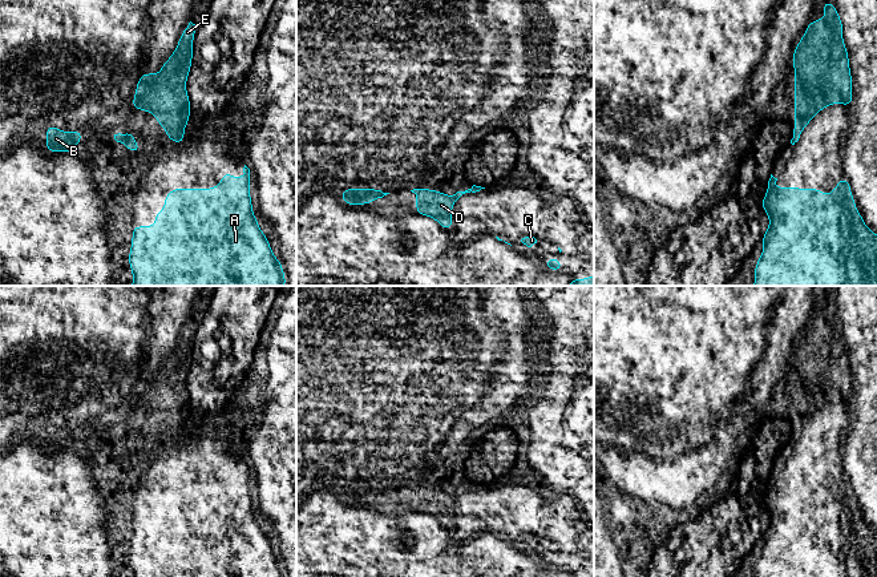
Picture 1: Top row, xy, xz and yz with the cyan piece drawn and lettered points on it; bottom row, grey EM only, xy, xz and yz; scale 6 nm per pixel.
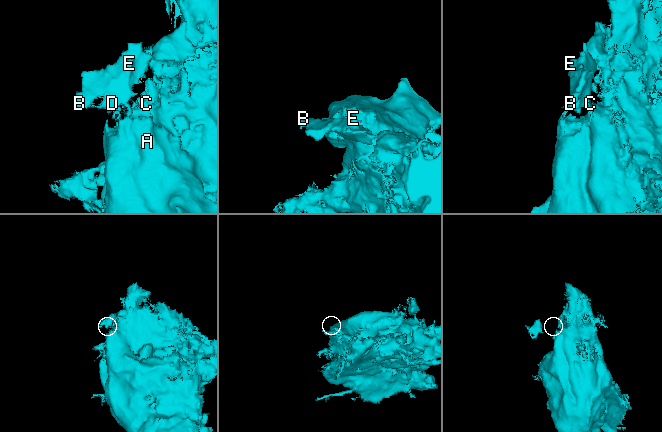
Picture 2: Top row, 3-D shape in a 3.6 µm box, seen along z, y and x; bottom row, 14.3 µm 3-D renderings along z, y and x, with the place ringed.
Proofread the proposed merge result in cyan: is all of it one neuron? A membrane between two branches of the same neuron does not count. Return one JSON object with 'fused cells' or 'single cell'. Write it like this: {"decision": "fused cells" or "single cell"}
{"decision": "fused cells"}

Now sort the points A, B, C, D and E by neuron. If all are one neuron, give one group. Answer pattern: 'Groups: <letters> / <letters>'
Groups: A C / B D E

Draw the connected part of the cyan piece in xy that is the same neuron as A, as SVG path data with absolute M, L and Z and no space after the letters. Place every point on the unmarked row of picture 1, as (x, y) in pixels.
M246 463L243 471L242 476L234 476L231 471L223 471L222 480L215 487L175 485L163 497L166 505L155 512L155 524L133 524L132 546L129 550L129 564L133 569L133 577L286 577L280 558L274 554L267 534L259 526L256 515L252 512L250 467Z

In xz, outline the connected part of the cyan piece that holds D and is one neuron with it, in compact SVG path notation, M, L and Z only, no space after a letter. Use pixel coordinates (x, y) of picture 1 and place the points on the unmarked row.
M413 487L411 489L417 493L416 512L429 513L435 516L444 528L450 528L453 524L450 512L454 500L465 491L476 491L480 488L481 487L468 487L465 489L457 489L452 495L432 487Z

